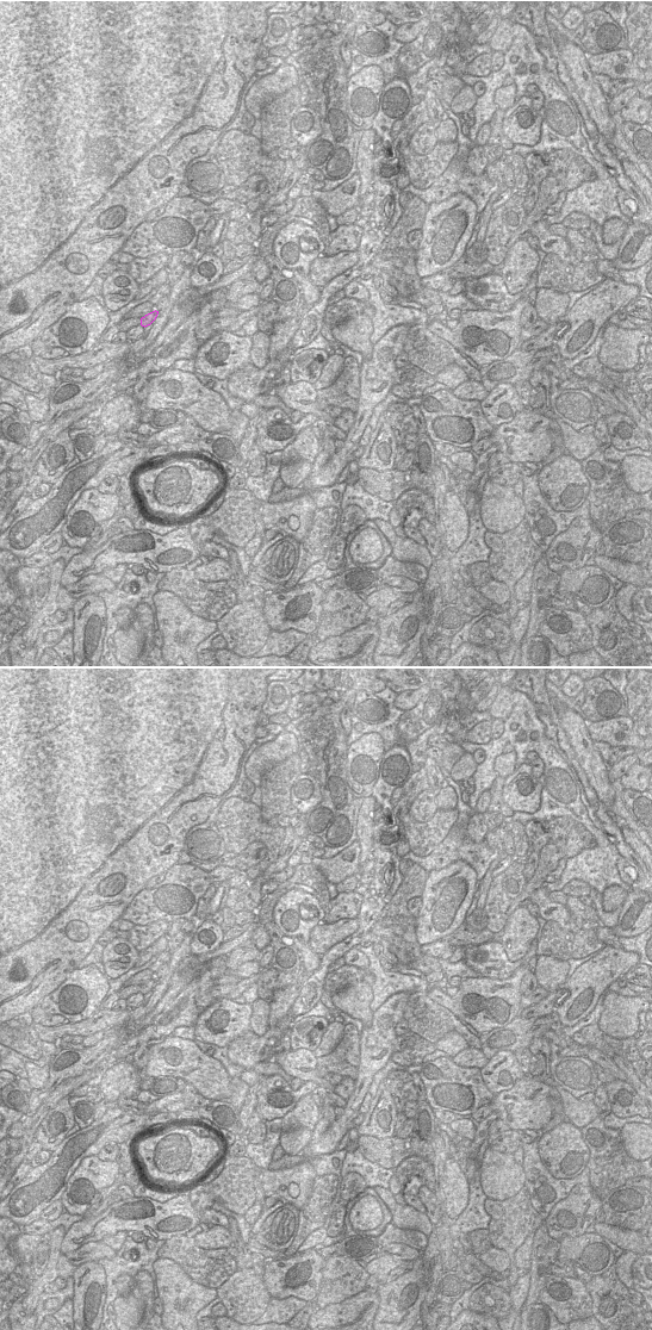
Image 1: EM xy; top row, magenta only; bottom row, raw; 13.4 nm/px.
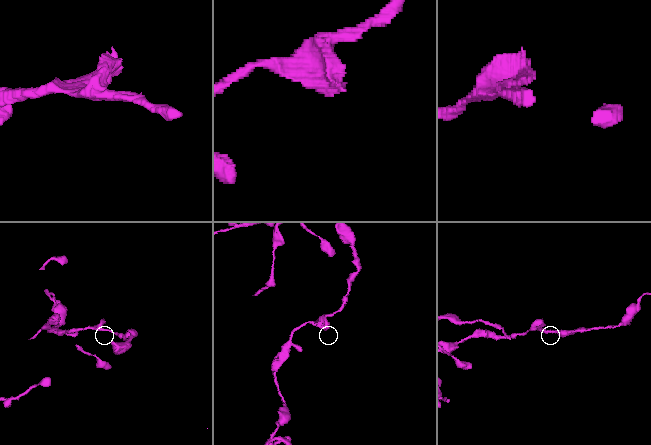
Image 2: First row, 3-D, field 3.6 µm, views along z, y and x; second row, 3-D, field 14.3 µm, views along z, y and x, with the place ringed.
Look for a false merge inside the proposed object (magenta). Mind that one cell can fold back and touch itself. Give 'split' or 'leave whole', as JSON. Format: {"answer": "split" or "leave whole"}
{"answer": "leave whole"}

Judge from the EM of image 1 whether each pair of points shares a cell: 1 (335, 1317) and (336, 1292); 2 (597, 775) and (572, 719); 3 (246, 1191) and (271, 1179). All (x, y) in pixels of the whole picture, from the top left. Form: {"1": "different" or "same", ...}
{"1": "different", "2": "same", "3": "different"}

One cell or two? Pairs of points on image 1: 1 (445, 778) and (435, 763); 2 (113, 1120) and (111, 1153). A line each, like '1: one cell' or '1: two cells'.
1: one cell
2: two cells

